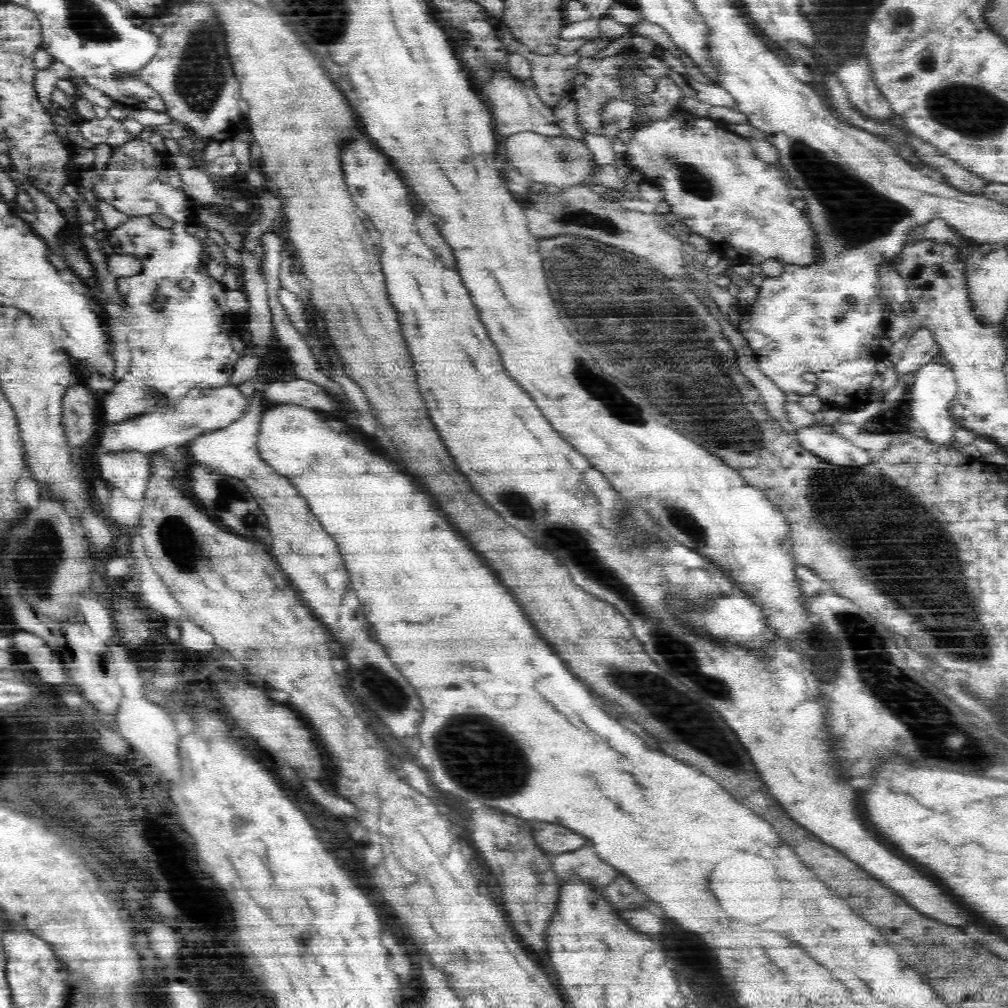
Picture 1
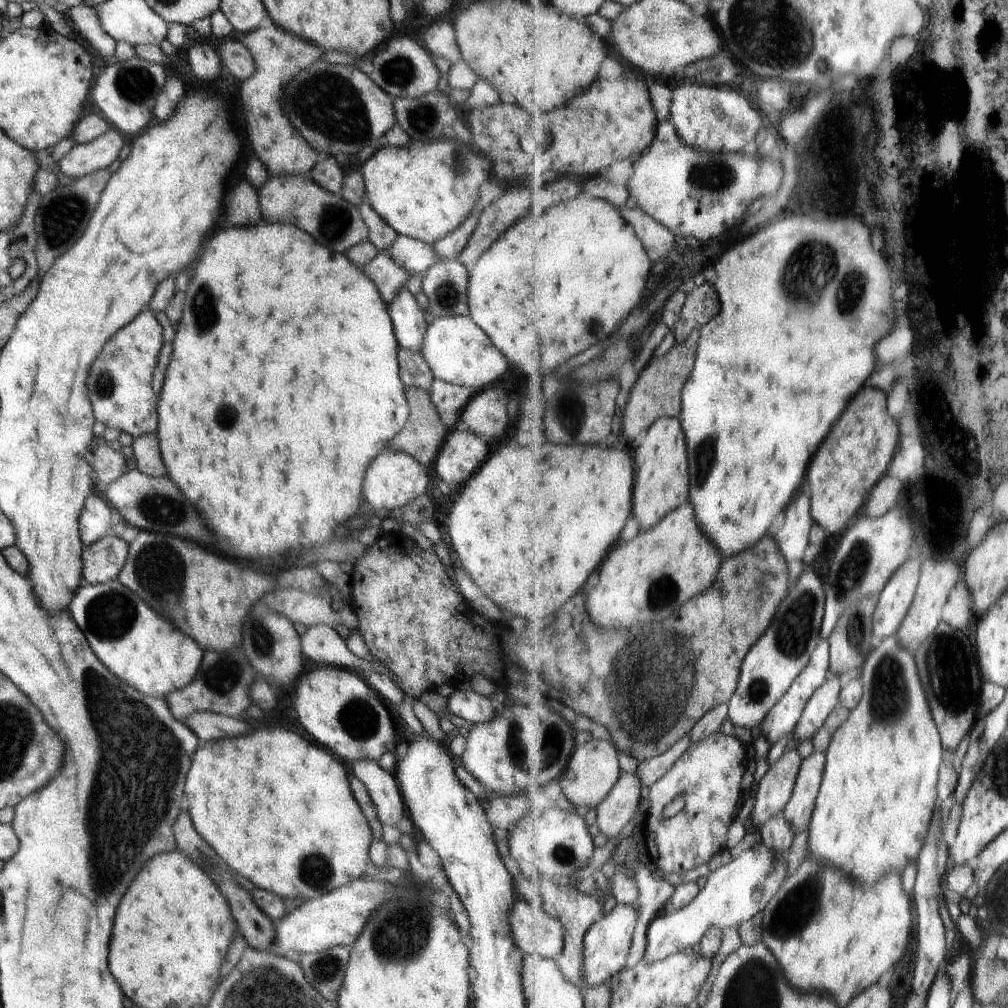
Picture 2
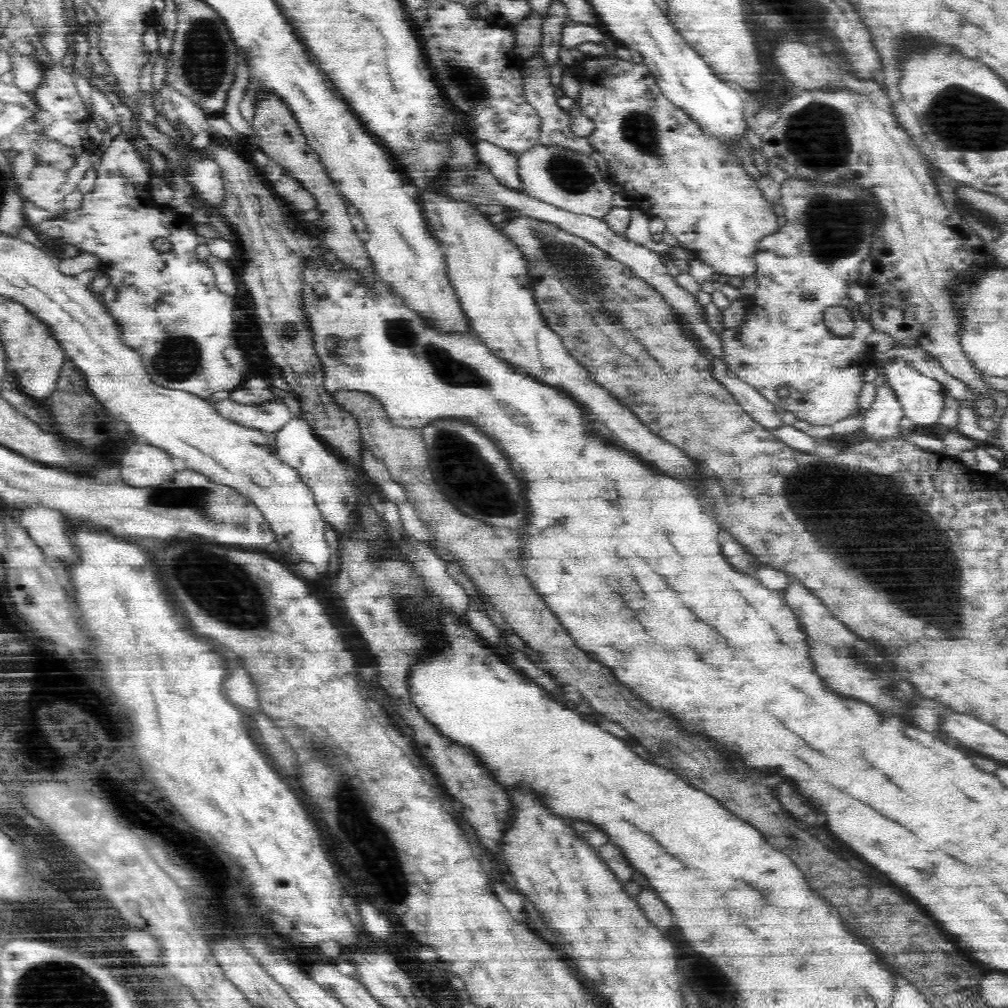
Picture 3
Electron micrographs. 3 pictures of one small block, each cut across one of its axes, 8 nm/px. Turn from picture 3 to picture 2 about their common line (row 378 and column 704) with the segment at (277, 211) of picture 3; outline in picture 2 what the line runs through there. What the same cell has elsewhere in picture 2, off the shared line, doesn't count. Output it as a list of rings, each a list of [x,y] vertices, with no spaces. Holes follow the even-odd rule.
[[[715,285],[696,286],[689,294],[680,320],[673,330],[678,343],[684,343],[696,329],[712,322],[721,314],[722,307],[721,296]]]

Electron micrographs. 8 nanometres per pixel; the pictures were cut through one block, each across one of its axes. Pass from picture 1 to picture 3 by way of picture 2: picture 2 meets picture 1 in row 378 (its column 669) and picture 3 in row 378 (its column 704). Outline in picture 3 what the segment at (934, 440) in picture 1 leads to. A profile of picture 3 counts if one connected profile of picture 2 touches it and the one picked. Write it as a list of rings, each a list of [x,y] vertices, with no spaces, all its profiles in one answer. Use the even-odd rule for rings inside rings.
[[[891,362],[883,367],[878,367],[878,375],[884,375],[886,381],[892,385],[898,399],[904,408],[904,414],[912,418],[916,424],[930,426],[943,418],[944,399],[948,393],[944,384],[936,378],[921,374],[907,366],[904,362]]]

